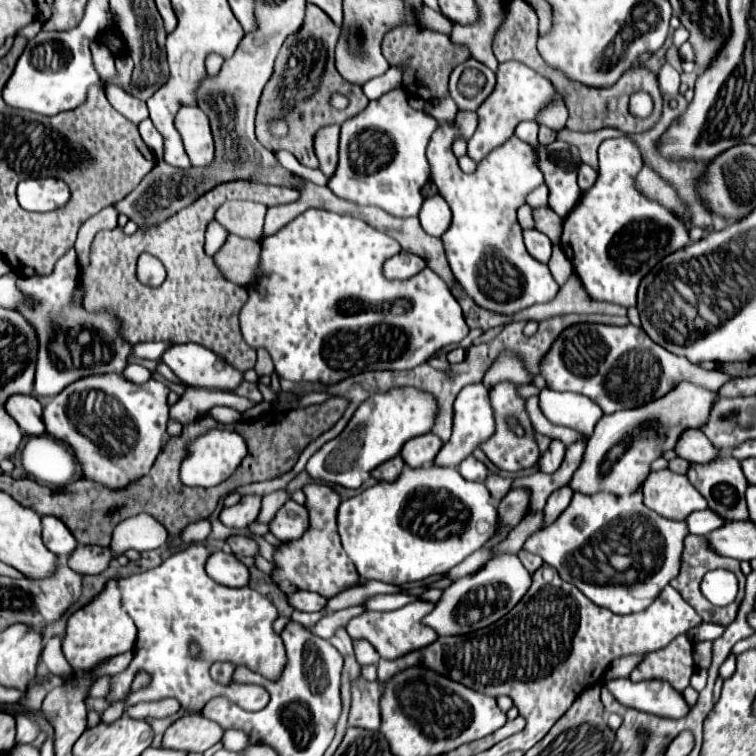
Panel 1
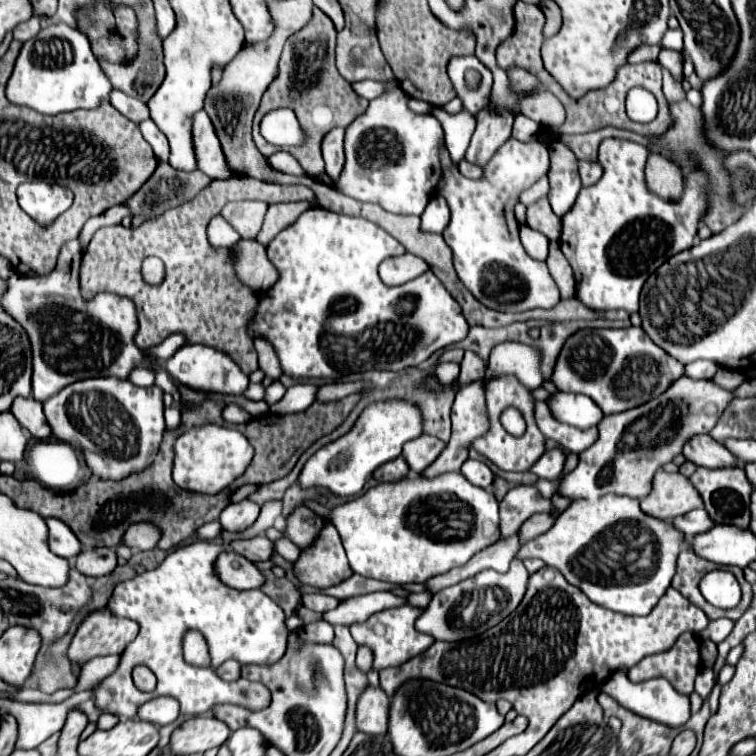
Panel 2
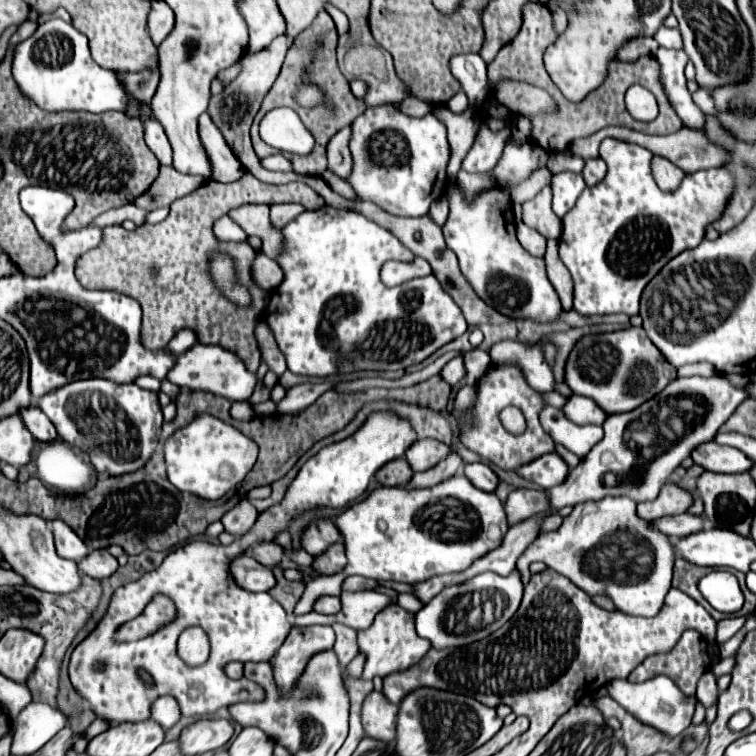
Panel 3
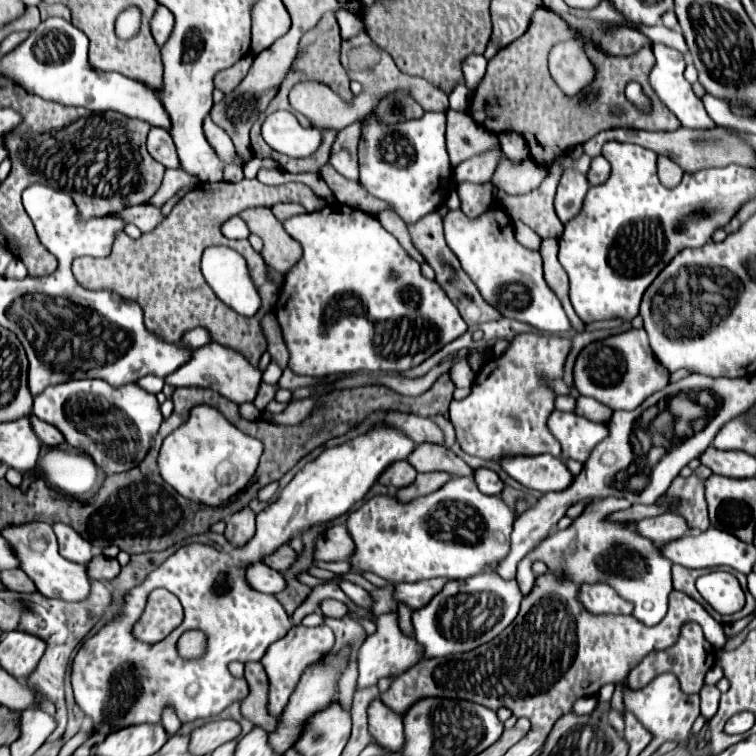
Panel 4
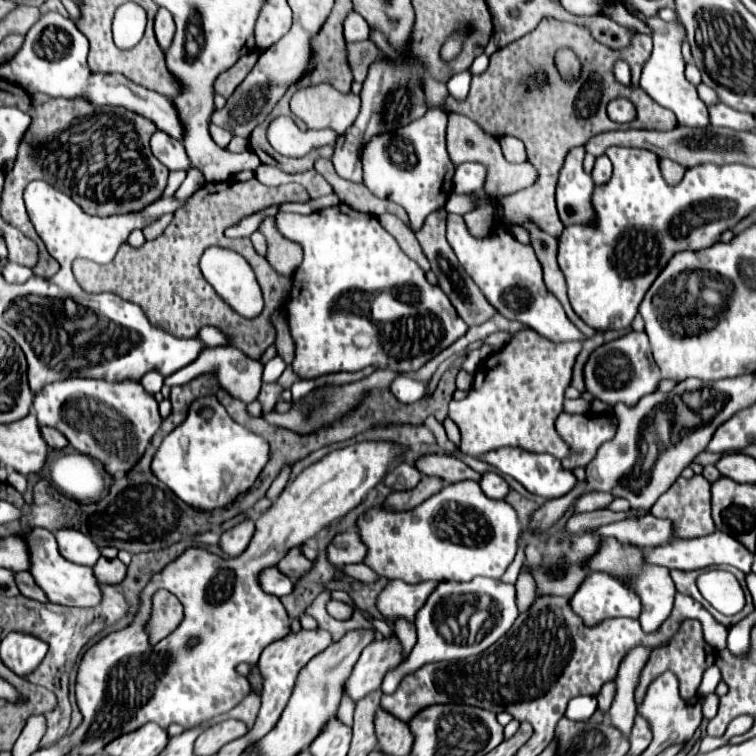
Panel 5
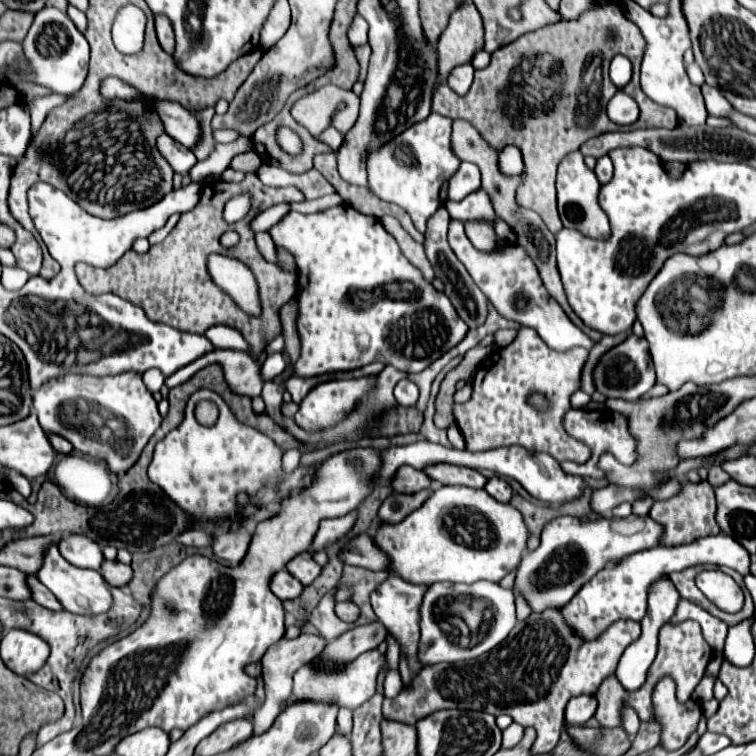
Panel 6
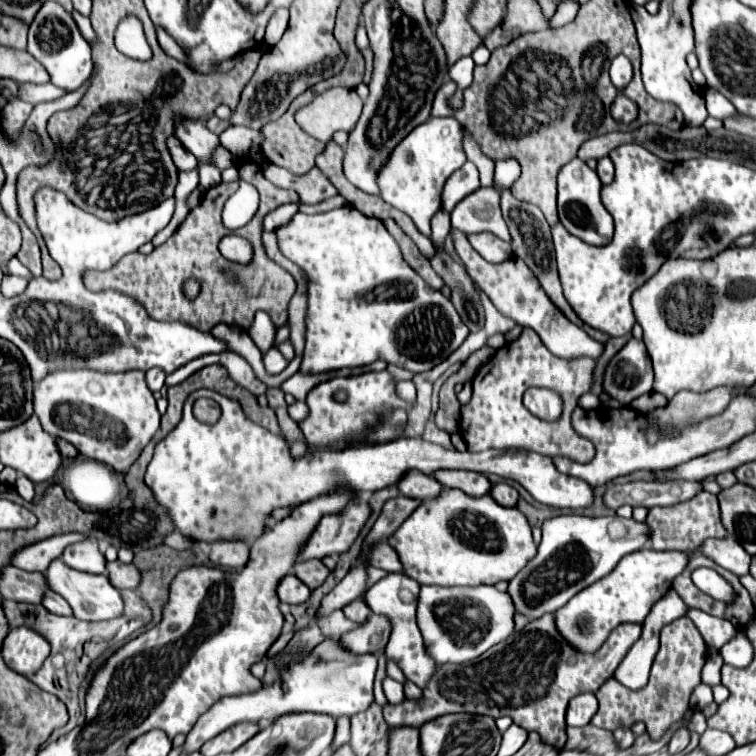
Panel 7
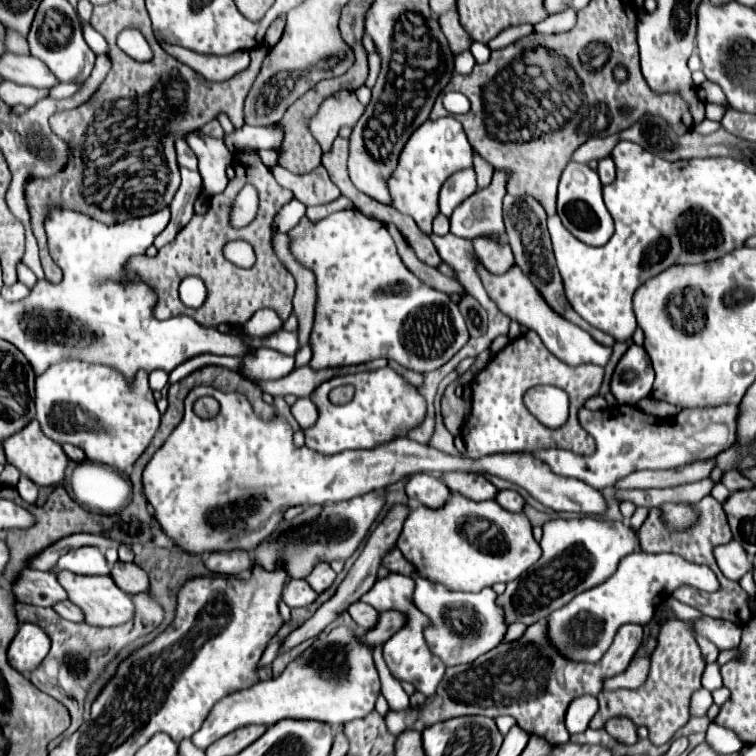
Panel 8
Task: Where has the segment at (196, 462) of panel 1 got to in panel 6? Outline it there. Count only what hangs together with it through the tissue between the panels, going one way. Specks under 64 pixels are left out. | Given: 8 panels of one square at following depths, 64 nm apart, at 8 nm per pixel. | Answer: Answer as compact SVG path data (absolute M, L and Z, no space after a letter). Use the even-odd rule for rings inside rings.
M198 390L188 400L184 422L156 444L148 476L182 510L206 522L206 518L234 516L238 492L248 492L252 496L252 504L260 508L264 504L278 502L276 494L284 498L290 490L300 488L314 478L314 468L296 468L290 476L284 476L282 454L284 450L268 436L246 424L240 424L216 392ZM200 400L210 400L218 406L220 416L214 426L202 426L194 418L194 408ZM280 478L282 482L278 484Z

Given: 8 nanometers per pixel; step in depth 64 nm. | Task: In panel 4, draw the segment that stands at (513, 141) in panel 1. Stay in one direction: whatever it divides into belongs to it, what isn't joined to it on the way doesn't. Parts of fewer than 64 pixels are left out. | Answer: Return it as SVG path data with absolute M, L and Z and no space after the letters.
M492 202L484 216L468 218L462 210L452 210L444 218L446 244L458 256L462 270L480 290L482 298L494 306L502 316L532 324L538 330L568 332L570 322L562 310L560 300L548 288L542 274L542 258L538 252L524 248L514 238L514 224L508 212Z

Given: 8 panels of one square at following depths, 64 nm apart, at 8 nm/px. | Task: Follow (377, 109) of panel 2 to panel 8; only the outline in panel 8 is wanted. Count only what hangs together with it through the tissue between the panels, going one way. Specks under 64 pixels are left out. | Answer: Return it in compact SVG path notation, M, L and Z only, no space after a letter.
M452 116L426 120L404 144L404 152L400 152L400 164L392 172L392 178L388 178L392 206L398 212L412 216L424 234L432 234L432 220L438 214L438 192L442 184L448 176L468 166L472 166L472 146L466 140L462 124Z

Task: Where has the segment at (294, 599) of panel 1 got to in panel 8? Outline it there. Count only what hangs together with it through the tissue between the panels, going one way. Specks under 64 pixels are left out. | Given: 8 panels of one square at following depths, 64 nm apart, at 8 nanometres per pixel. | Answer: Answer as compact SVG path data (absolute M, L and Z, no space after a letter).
M356 600L346 612L352 616L352 620L354 620L362 630L370 630L370 628L376 624L376 618L378 618L378 612L376 612L372 606L364 604L362 600Z

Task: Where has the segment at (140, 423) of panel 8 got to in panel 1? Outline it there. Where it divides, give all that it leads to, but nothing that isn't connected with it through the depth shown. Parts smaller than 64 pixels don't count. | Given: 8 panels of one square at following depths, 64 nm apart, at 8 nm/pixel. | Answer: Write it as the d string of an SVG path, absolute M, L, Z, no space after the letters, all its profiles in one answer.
M122 374L86 376L66 386L58 396L48 402L48 406L44 408L42 422L50 436L70 444L74 456L82 466L82 474L88 480L100 482L102 486L108 486L112 490L120 490L128 486L128 482L136 482L136 478L148 474L158 452L162 450L162 436L168 424L168 394L170 388L154 378L136 386L134 382L128 382Z

